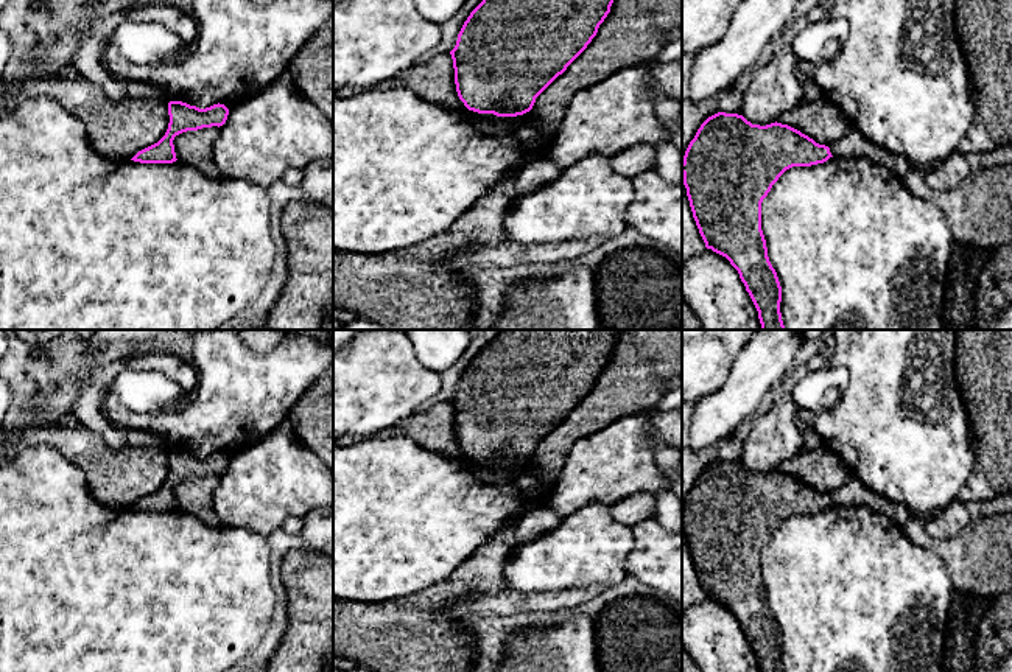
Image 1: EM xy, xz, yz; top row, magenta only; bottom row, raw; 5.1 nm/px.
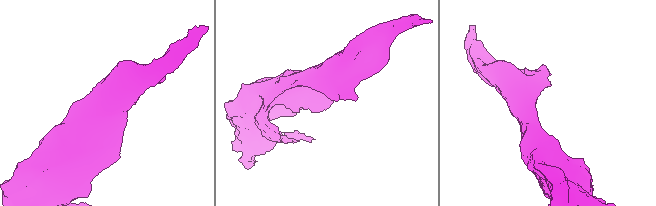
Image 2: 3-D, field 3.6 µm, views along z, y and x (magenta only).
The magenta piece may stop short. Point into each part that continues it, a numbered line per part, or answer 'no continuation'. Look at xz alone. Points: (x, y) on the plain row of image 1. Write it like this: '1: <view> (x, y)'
no continuation

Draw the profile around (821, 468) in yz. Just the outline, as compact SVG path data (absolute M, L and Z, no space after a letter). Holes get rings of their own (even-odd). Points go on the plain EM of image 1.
M825 445L816 450L802 450L780 462L777 471L788 473L825 495L839 488L850 474L844 460Z

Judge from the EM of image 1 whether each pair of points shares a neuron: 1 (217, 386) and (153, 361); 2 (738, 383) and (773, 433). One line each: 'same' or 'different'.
1: different
2: different

